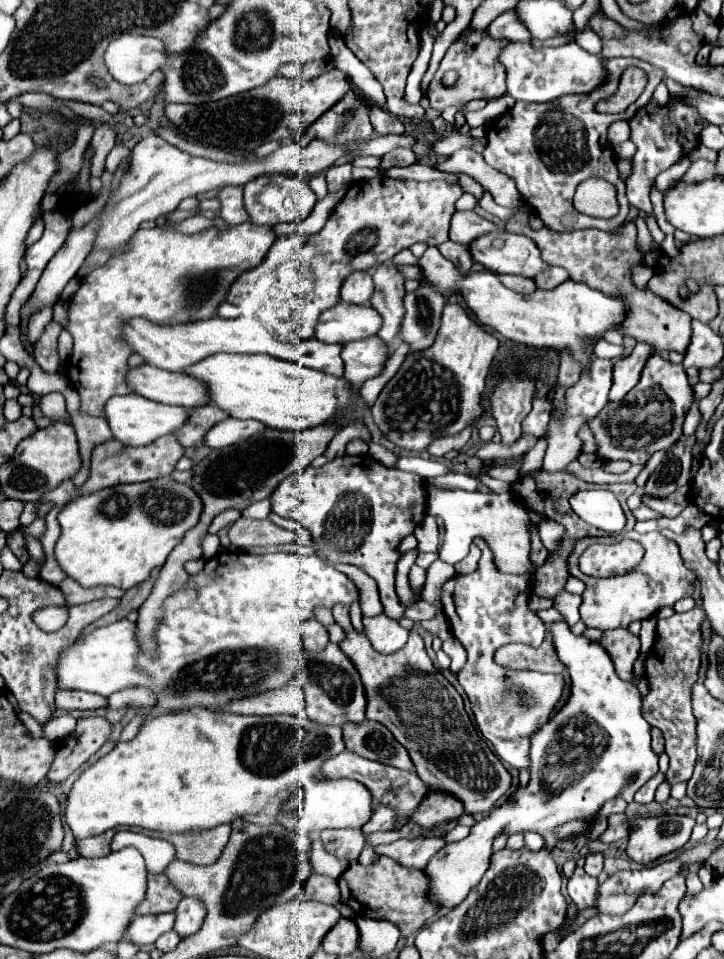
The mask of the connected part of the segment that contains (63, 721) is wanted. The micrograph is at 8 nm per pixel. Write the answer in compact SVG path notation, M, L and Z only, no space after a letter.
M67 713L53 717L49 723L45 723L45 737L51 741L65 739L65 735L69 735L69 731L73 731L75 725L77 725L77 719Z

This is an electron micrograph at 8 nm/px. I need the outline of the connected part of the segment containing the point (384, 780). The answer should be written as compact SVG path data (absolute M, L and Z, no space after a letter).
M343 751L341 755L335 755L333 759L325 759L325 765L321 765L321 775L325 779L343 779L343 777L347 777L347 779L355 779L355 781L363 783L373 793L377 803L381 803L383 807L393 809L403 819L409 819L413 815L413 811L417 811L417 807L421 805L421 801L425 799L425 793L427 793L425 783L413 771L401 771L397 767L387 767L383 763L359 757L351 751Z

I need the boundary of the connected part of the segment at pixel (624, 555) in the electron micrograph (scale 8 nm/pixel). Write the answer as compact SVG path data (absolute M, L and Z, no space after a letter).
M623 539L615 545L589 545L581 557L583 571L595 577L625 575L643 559L643 547L637 541Z

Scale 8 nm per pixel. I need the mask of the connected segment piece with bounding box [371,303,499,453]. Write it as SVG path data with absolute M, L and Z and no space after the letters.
M447 303L445 311L443 311L443 319L441 319L441 329L439 329L435 343L425 351L409 353L407 359L403 361L403 365L399 367L397 375L379 393L375 405L371 407L375 425L381 429L381 433L393 445L407 449L407 451L413 451L413 453L425 451L429 447L429 443L437 437L457 435L459 431L469 427L469 423L473 423L477 419L477 415L481 415L479 397L483 393L483 387L485 387L483 383L485 383L489 367L497 355L497 349L499 349L497 335L483 329L469 315L465 305Z

